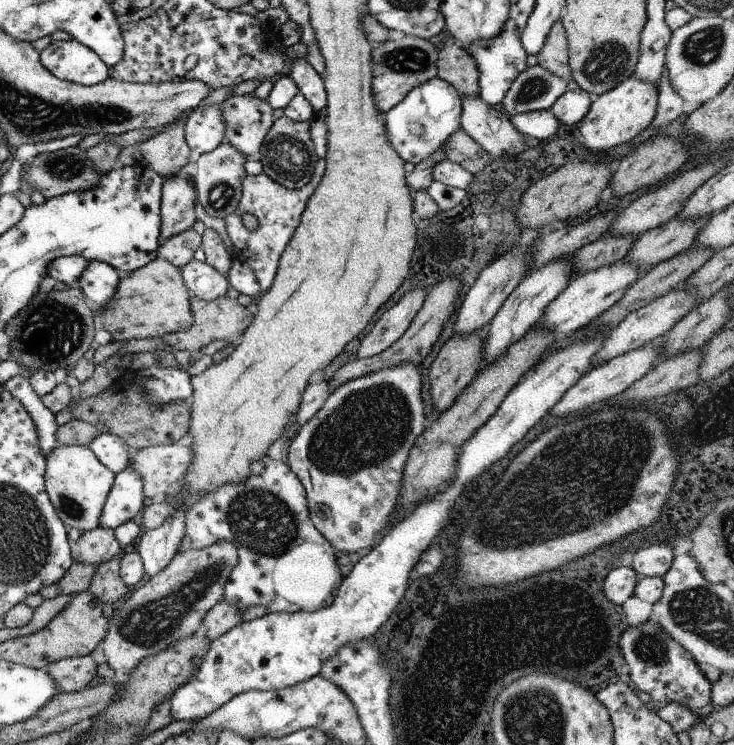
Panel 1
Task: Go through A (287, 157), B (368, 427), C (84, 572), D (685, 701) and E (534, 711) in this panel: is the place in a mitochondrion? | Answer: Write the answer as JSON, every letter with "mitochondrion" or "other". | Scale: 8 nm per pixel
{"A":"mitochondrion","B":"mitochondrion","C":"other","D":"other","E":"mitochondrion"}

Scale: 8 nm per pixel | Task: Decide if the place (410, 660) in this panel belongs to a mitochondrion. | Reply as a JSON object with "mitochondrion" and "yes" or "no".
{"mitochondrion":"no"}

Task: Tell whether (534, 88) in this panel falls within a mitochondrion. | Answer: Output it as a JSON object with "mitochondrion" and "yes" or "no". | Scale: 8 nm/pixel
{"mitochondrion":"yes"}

